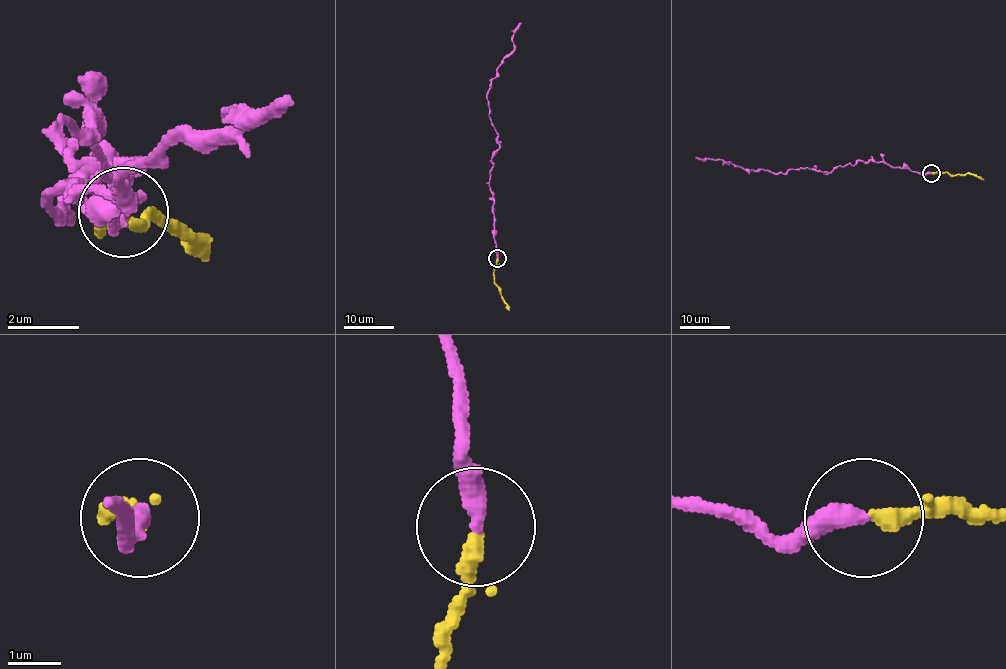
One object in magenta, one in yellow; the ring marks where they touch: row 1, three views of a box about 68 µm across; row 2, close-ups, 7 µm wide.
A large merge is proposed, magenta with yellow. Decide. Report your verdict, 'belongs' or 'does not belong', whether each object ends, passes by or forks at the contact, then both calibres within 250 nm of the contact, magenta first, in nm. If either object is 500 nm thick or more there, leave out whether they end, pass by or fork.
belongs; magenta ends there; yellow passes by; 360 nm thick on the magenta side, 220 nm on the other

